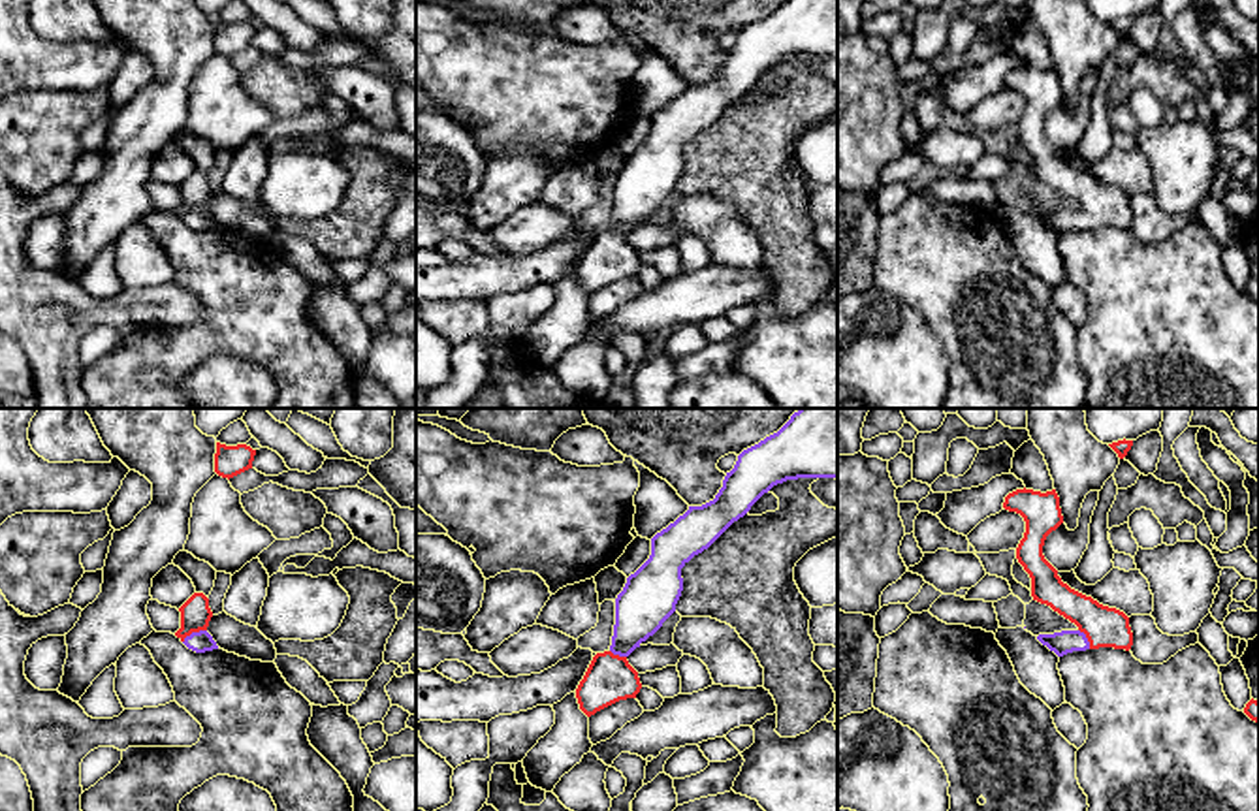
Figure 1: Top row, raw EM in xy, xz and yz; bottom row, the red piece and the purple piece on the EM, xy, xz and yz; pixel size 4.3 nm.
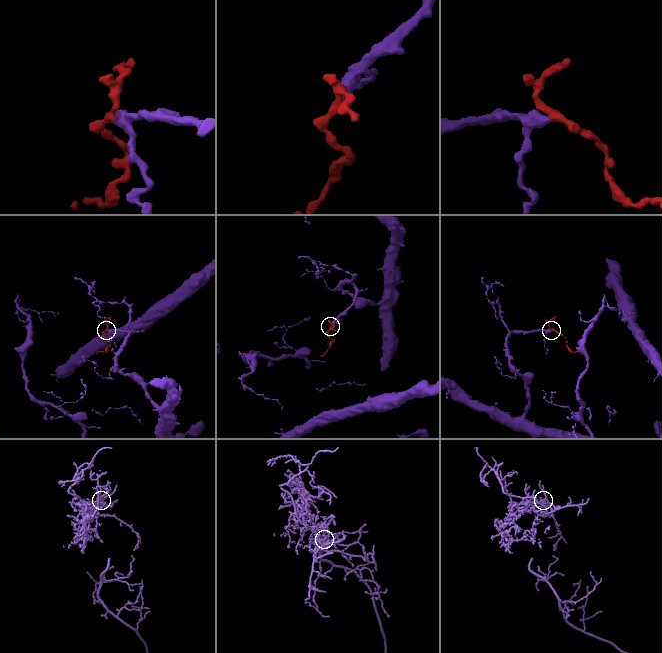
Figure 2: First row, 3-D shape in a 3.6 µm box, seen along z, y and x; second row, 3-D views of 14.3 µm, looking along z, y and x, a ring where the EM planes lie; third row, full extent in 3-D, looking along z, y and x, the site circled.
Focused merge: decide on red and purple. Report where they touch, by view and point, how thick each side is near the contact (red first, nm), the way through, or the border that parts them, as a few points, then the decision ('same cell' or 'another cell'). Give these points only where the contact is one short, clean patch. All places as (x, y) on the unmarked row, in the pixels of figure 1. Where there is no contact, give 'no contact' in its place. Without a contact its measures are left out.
meets red in xy at (192, 209); 130 nm thick on the red side, 90 nm on the other; runs through xy (196, 192), (192, 209), (200, 221); same cell

